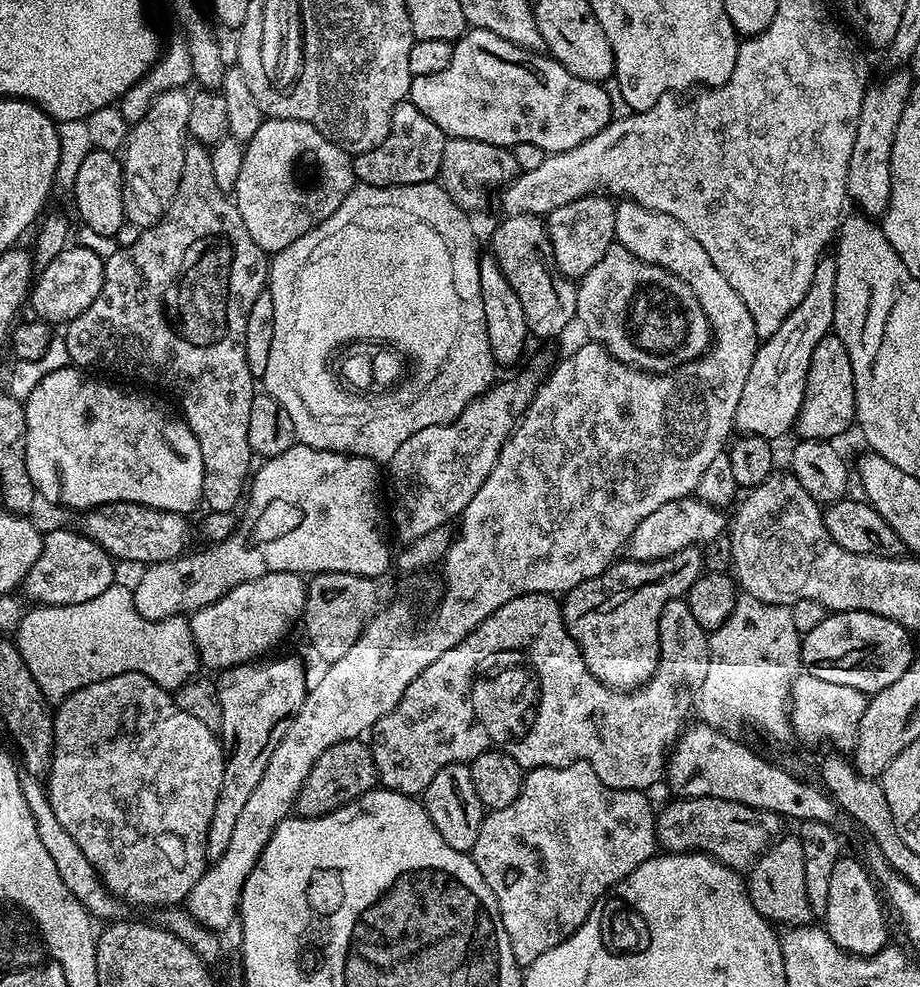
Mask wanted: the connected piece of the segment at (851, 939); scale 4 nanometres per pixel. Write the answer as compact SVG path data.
M848 854L841 855L840 860L834 862L834 871L830 878L827 920L828 937L853 956L873 956L889 943L888 924L884 921L884 910L880 906L876 888L872 885L872 878L864 869L863 862Z

